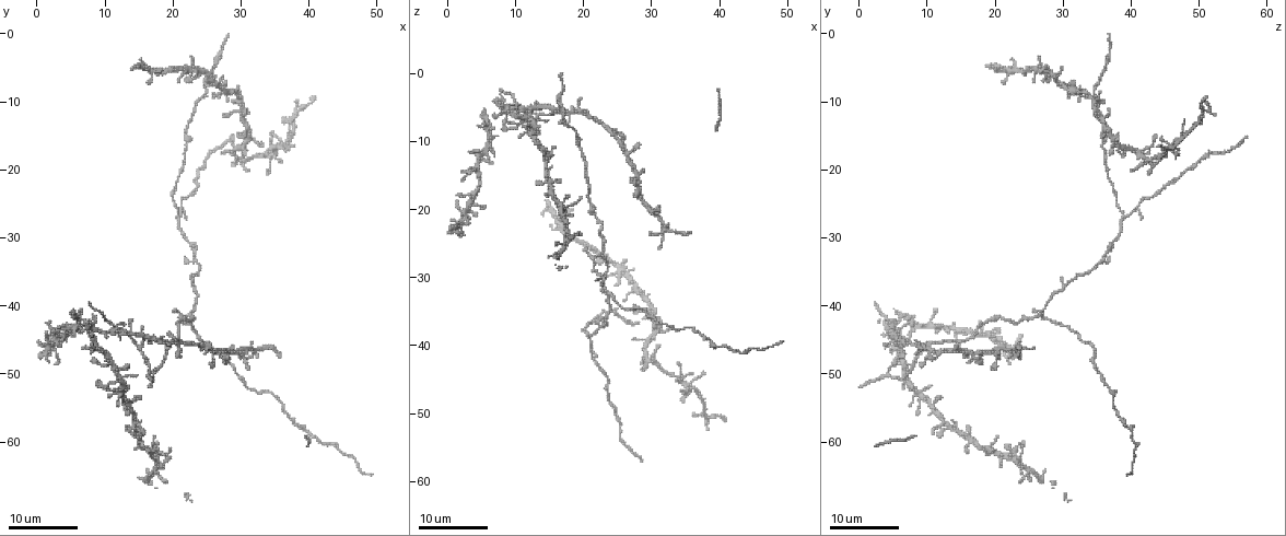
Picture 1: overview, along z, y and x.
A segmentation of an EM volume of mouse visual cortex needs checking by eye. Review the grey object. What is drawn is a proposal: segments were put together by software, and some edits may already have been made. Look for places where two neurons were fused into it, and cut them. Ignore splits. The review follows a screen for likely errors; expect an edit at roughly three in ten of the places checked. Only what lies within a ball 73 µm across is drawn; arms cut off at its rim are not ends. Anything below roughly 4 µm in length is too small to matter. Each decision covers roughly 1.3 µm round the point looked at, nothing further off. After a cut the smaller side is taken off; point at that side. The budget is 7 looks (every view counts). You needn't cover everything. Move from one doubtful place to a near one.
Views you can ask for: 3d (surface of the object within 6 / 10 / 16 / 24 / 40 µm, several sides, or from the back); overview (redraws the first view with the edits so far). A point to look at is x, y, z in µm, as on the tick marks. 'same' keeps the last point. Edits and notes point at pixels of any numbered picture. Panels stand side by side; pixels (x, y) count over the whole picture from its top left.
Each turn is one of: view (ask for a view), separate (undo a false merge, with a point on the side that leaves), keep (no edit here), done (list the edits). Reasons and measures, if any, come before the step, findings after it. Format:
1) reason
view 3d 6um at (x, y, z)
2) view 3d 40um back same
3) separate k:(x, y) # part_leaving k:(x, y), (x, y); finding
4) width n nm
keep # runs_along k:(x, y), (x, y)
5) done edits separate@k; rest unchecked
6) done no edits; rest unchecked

branch point
view 3d 16um at (21.0, 27.5, 39.0)

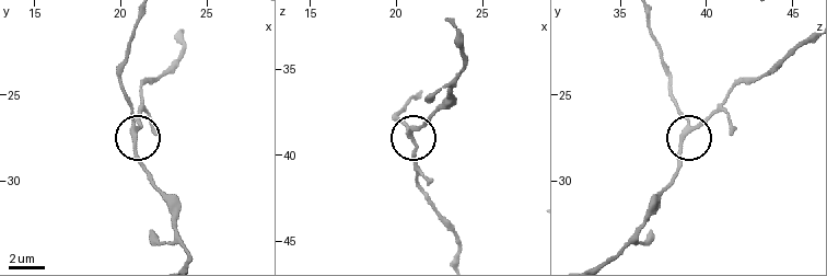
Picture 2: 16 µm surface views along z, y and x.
view 3d 10um at (20.8, 27.1, 39.1)

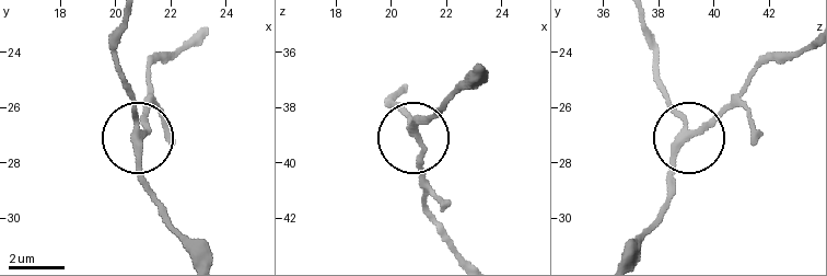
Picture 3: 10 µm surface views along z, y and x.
arms 3
keep # runs_along 3:(197, 252), (154, 202), (142, 167), (150, 77); continuous, no second neuron

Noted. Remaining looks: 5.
three arms meet
view 3d 24um at (24.5, 8.5, 34.5)

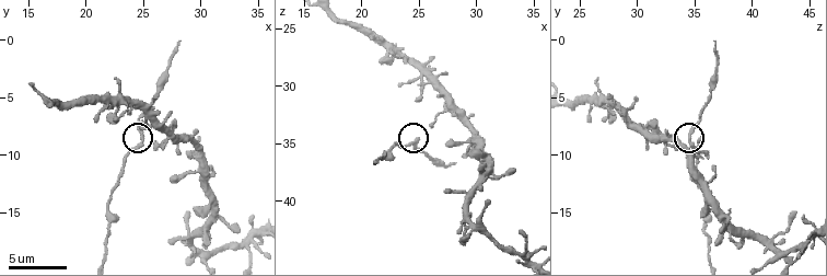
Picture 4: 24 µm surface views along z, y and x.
closer look
view 3d 10um at (25.0, 8.6, 34.6)

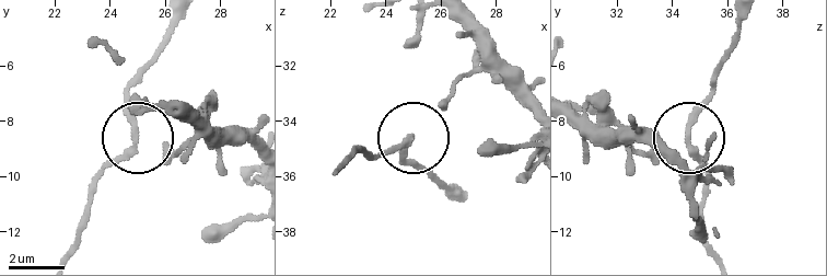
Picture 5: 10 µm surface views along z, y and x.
keep # runs_along 5:(69, 253), (88, 197), (138, 140), (126, 87); one neuron here

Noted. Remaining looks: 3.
three-way junction
view 3d 16um at (22.5, 41.0, 26.5)

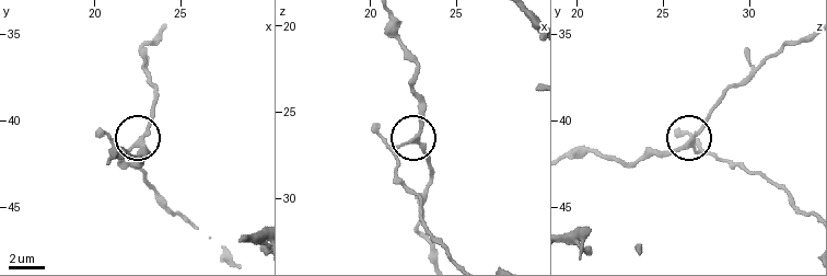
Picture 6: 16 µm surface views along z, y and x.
view 3d 10um at (22.4, 41.2, 26.7)

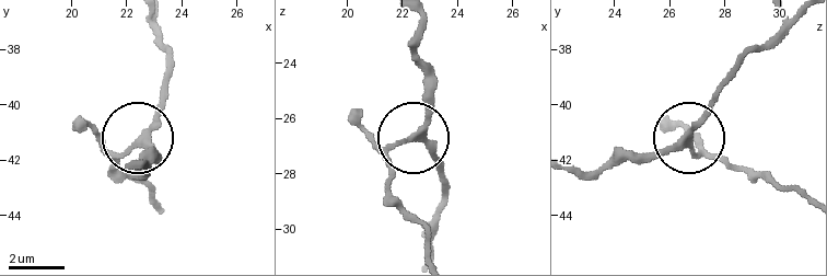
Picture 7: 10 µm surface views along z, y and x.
arms 3
keep # runs_along 7:(417, 60), (423, 114), (391, 157), (388, 183); all the same neuron

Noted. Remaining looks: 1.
done no edits; rest unchecked

